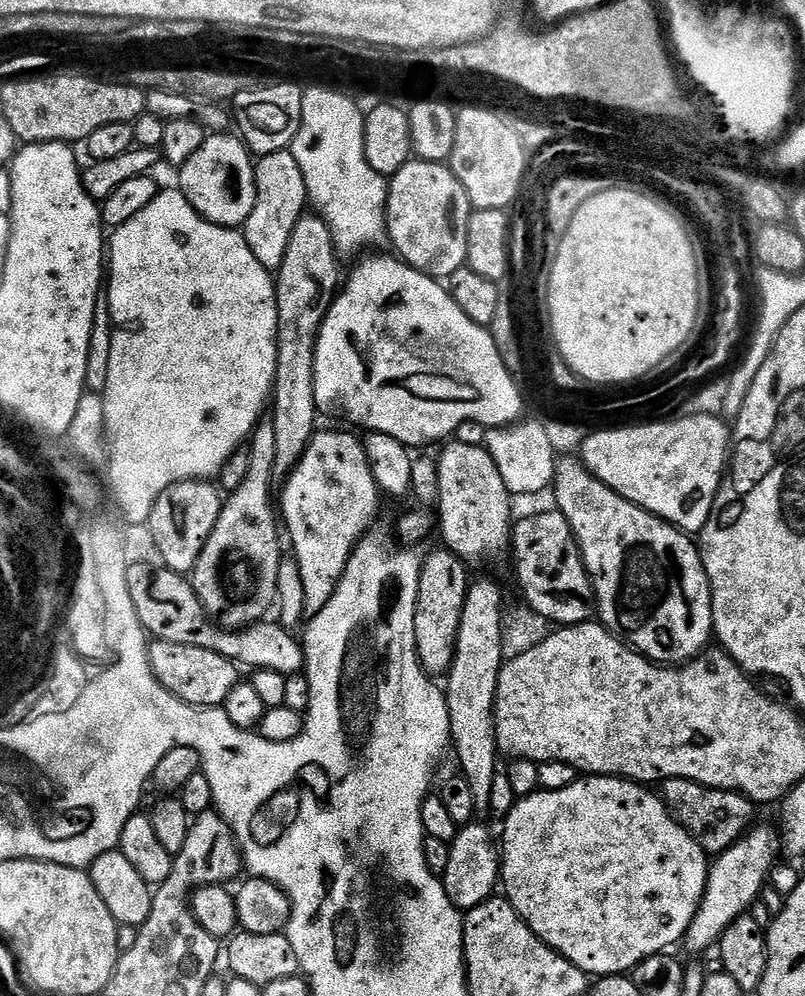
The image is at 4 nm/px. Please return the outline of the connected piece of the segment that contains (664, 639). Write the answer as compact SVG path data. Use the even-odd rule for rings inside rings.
M561 455L557 459L554 487L559 511L572 528L585 569L591 577L599 623L640 655L661 666L683 666L696 659L709 647L708 639L711 641L714 633L712 587L693 537L610 490L573 456Z

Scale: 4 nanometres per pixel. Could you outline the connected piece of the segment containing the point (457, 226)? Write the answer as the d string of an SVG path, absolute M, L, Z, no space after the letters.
M413 159L402 170L391 177L388 185L388 214L386 217L386 236L397 248L399 259L422 274L433 278L451 278L454 270L465 267L466 230L468 220L473 214L472 203L468 200L462 182L454 175L447 163L435 164L429 160Z

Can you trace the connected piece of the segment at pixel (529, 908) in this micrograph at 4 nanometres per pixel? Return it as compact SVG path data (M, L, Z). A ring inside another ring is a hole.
M585 775L578 778L570 786L562 790L546 792L537 790L530 796L517 799L503 817L504 848L502 844L502 892L514 906L514 910L558 954L565 956L578 970L582 970L590 978L619 976L631 973L646 958L667 953L671 944L679 945L688 933L690 922L704 897L704 887L708 881L710 867L709 853L701 844L668 812L664 801L651 787L638 784L634 780L625 780L619 776Z

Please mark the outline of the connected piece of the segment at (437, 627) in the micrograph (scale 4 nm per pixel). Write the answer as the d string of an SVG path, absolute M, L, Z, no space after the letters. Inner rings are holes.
M450 550L432 552L423 557L418 582L418 602L414 630L416 631L416 652L424 671L429 674L447 673L452 666L456 653L456 635L462 622L462 606L466 602L470 575L465 561L455 556Z

